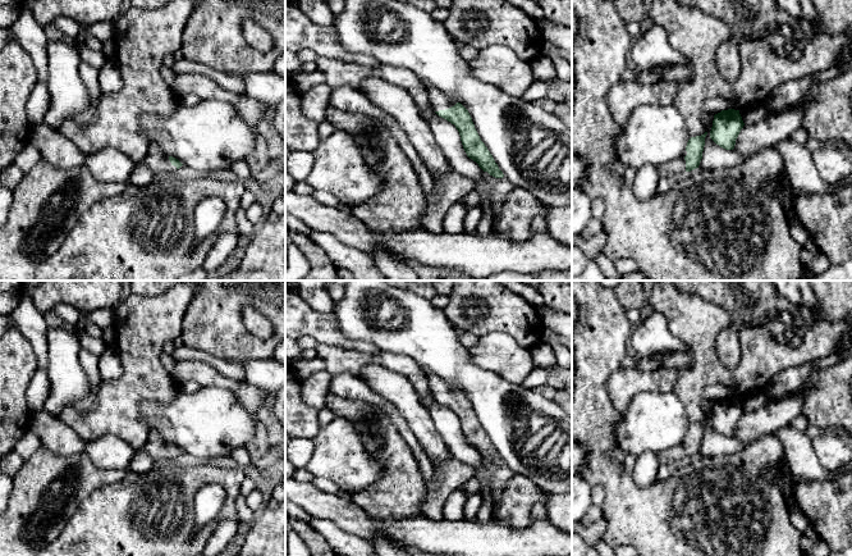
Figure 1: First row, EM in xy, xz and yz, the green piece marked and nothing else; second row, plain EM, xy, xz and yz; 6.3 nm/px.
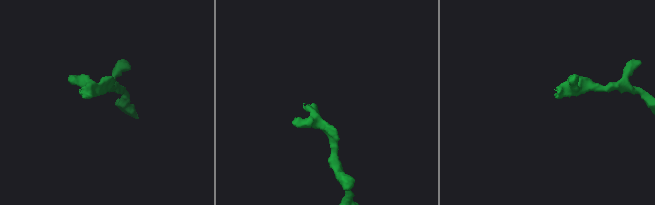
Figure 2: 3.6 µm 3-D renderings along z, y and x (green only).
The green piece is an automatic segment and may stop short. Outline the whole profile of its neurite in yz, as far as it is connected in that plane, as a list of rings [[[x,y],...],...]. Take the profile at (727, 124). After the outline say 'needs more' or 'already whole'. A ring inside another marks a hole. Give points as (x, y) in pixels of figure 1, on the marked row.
[[[722,110],[714,115],[710,138],[725,150],[733,150],[745,123],[739,110]]]; already whole

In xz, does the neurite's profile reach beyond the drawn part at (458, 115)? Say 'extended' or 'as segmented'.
extended

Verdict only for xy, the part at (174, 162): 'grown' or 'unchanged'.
grown

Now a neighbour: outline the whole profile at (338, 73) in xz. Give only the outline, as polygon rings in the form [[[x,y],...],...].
[[[319,56],[316,67],[326,77],[326,83],[333,88],[339,86],[352,86],[362,91],[362,81],[368,77],[385,79],[407,90],[414,100],[422,118],[429,120],[434,109],[421,79],[408,69],[379,64],[376,67],[365,67],[352,61],[342,61],[331,58]]]

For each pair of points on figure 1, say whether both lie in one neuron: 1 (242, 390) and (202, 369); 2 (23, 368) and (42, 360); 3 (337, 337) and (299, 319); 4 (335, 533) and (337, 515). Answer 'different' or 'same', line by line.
1: same
2: different
3: same
4: different

